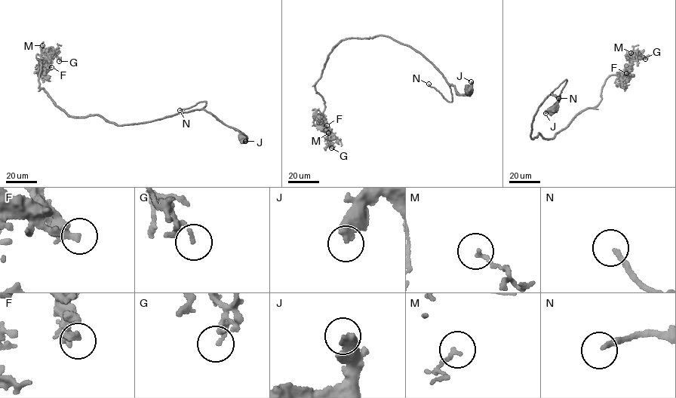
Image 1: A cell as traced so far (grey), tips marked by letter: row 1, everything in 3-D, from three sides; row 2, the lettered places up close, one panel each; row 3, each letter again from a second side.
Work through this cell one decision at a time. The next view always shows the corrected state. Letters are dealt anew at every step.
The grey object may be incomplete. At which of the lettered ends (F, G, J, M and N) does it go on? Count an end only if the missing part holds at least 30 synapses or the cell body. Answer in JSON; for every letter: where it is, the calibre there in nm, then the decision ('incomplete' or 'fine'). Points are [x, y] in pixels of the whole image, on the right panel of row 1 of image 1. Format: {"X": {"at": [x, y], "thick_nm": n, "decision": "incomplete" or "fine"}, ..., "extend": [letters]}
{"F": {"at": [626, 73], "thick_nm": 280, "decision": "incomplete"}, "G": {"at": [645, 59], "thick_nm": 100, "decision": "fine"}, "J": {"at": [545, 113], "thick_nm": 420, "decision": "fine"}, "M": {"at": [631, 53], "thick_nm": 160, "decision": "fine"}, "N": {"at": [558, 98], "thick_nm": 200, "decision": "incomplete"}, "extend": ["F", "N"]}

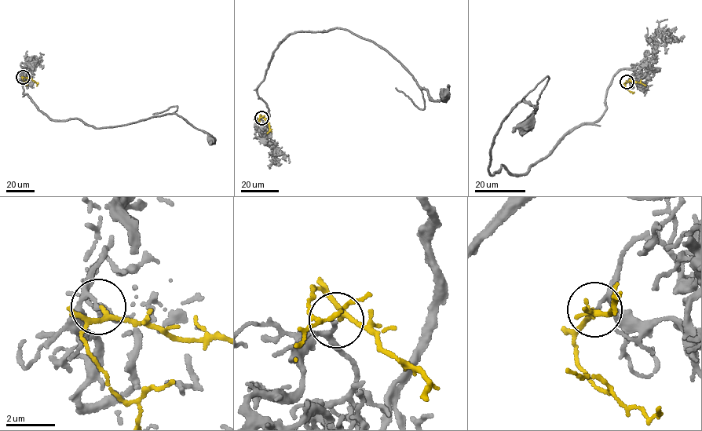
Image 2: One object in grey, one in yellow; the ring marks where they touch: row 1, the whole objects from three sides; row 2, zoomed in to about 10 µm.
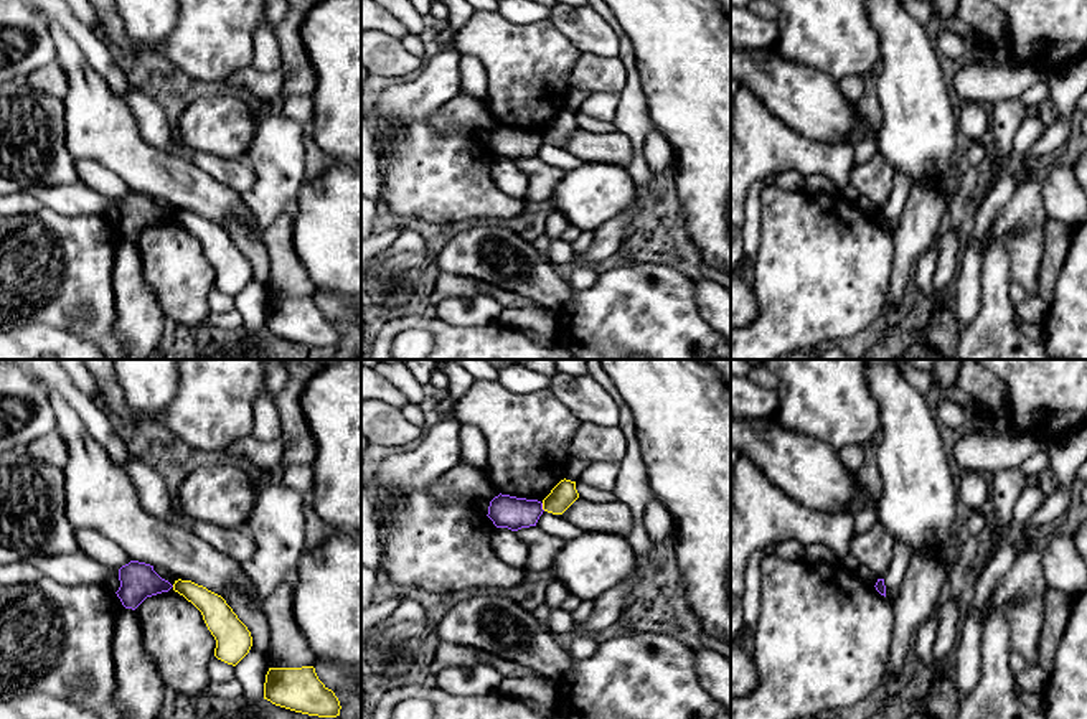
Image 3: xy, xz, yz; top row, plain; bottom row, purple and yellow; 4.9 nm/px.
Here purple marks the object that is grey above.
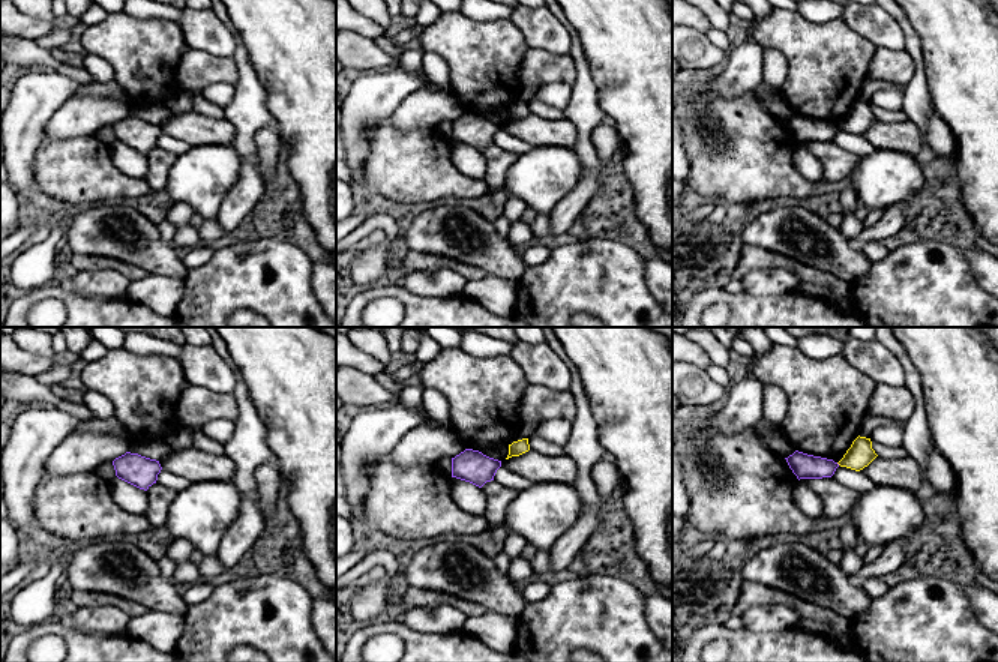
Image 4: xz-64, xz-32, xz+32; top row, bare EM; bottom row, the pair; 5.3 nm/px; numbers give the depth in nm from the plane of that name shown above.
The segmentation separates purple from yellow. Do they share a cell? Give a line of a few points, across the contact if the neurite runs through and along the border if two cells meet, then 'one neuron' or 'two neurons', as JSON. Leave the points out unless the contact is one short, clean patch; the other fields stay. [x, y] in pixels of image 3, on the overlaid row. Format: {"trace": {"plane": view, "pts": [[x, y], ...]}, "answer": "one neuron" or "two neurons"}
{"trace": {"plane": "xz", "pts": [[541, 503], [545, 510]]}, "answer": "two neurons"}

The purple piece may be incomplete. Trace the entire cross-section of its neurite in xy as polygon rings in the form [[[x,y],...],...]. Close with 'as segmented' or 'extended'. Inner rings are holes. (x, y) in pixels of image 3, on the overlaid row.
[[[130,561],[119,569],[120,587],[115,592],[125,609],[135,610],[147,597],[168,592],[173,585],[162,579],[153,566]]] | as segmented

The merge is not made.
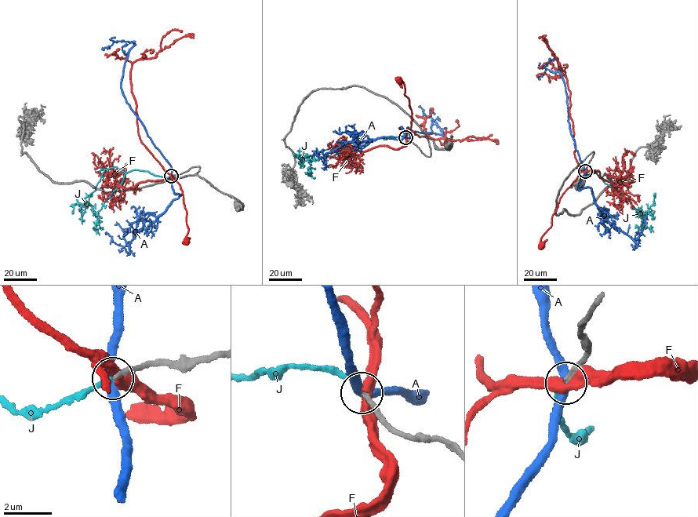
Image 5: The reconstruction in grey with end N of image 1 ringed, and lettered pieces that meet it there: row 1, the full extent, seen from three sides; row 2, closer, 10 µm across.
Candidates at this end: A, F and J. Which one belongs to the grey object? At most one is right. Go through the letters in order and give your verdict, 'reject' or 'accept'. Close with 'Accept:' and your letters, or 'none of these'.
A: reject
F: reject
J: accept
Accept: J

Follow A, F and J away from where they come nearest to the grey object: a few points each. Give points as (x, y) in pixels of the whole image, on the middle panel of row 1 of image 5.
A: (405, 137), (411, 136), (408, 127), (423, 133), (442, 134), (439, 127), (423, 113), (419, 105)
F: (406, 138), (412, 113), (408, 99), (404, 95), (403, 83), (398, 79)
J: (405, 137), (390, 136), (386, 139), (348, 142), (299, 158), (297, 157), (299, 149), (297, 151)

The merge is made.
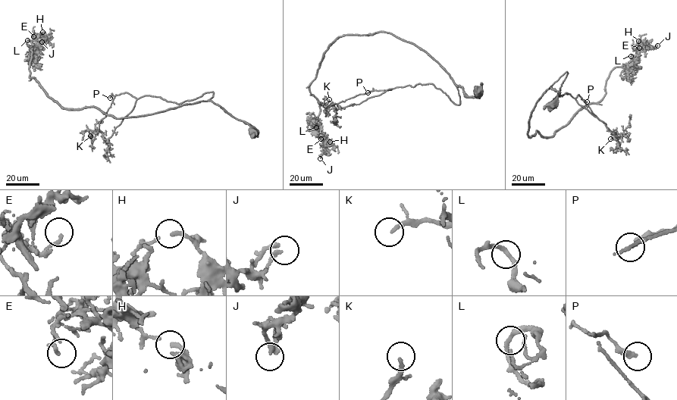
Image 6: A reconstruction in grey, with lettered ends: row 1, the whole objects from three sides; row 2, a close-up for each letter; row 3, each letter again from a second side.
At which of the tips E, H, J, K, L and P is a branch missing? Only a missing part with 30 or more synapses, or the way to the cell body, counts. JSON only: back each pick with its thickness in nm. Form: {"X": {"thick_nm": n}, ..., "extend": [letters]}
{"P": {"thick_nm": 280}, "extend": ["P"]}

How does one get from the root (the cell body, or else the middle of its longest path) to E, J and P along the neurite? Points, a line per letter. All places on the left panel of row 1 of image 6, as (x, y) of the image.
E: (254, 132), (211, 101), (116, 119), (93, 107), (63, 108), (29, 76), (31, 45), (41, 43), (33, 36)
J: (254, 132), (248, 123), (211, 101), (116, 119), (93, 107), (63, 108), (29, 76), (31, 45), (42, 42)
P: (254, 132), (248, 123), (209, 100), (212, 92), (177, 104), (158, 96), (136, 98), (126, 92), (110, 98)

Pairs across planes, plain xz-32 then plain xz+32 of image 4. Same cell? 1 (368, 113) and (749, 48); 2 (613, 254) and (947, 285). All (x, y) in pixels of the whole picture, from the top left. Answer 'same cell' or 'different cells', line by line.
1: same cell
2: same cell

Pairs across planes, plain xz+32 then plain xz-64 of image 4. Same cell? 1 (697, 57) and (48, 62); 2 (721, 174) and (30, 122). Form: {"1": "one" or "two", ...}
{"1": "one", "2": "two"}

